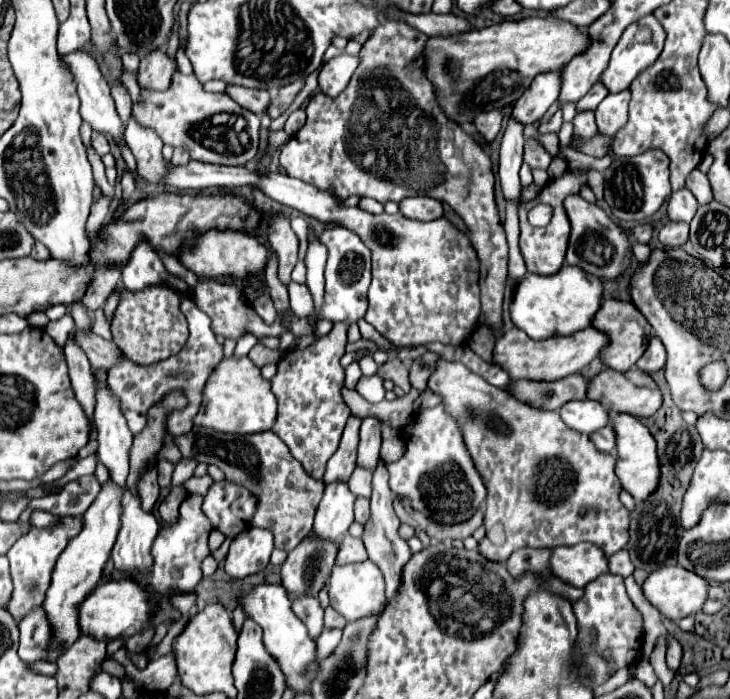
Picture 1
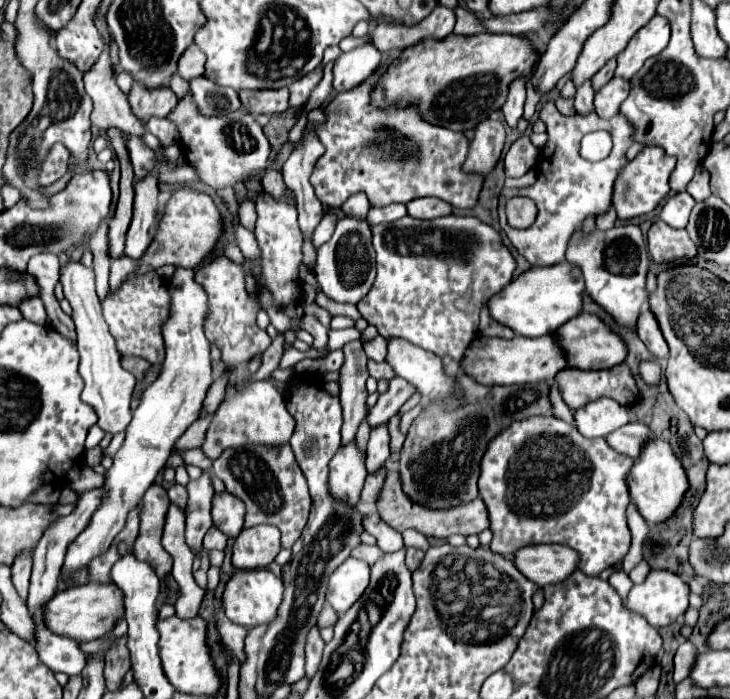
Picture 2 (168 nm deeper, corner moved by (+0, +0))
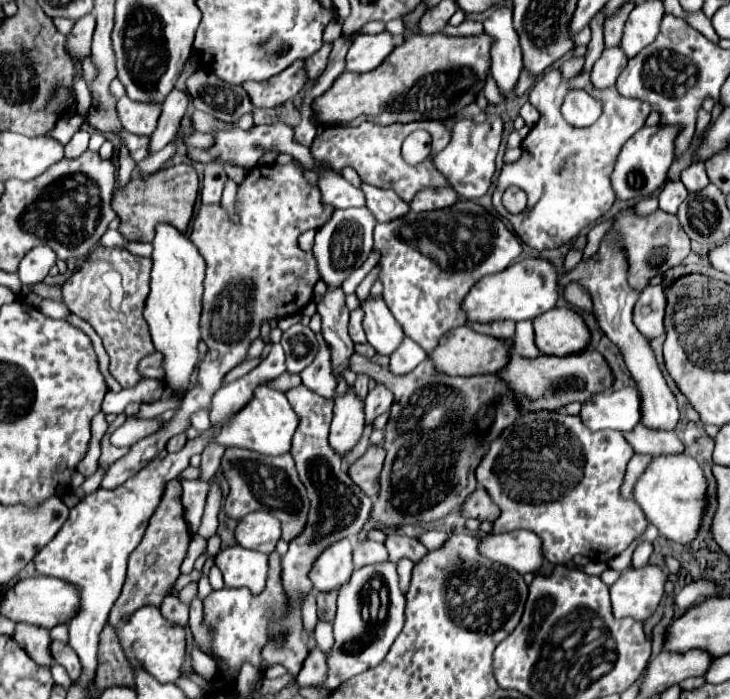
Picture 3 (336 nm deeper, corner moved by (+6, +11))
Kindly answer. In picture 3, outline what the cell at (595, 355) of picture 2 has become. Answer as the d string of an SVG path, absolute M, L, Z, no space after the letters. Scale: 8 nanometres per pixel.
M554 307L536 317L534 343L544 355L572 355L588 349L590 331L570 307Z

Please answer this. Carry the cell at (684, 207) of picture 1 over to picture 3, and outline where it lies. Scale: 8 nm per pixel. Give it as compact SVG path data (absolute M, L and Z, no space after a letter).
M666 181L662 185L662 189L660 189L660 195L658 195L660 209L674 215L686 195L688 195L688 191L686 191L686 187L684 187L682 181Z

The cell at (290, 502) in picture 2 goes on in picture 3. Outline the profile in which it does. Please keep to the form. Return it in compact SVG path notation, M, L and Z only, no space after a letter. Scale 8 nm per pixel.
M228 447L222 457L224 477L230 483L230 495L224 501L224 511L232 519L242 519L252 511L268 511L282 523L282 539L292 541L292 537L300 535L308 519L310 501L306 495L306 487L298 479L294 459L286 453L280 457L264 457L256 451Z

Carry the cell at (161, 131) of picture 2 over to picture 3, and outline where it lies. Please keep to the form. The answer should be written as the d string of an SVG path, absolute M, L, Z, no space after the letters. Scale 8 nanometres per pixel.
M194 133L186 139L188 147L202 147L208 149L208 145L212 145L212 135L210 133Z

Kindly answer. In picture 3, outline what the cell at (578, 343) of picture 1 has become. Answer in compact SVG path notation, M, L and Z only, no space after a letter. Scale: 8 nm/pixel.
M462 325L452 329L452 333L446 333L440 339L440 345L436 345L436 349L428 357L436 365L436 369L440 369L440 373L448 373L450 377L484 375L484 373L498 373L508 363L508 347L496 337L480 335L472 331L468 325Z

